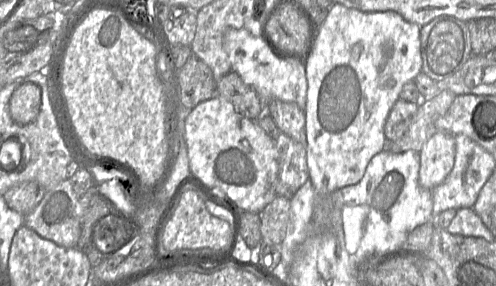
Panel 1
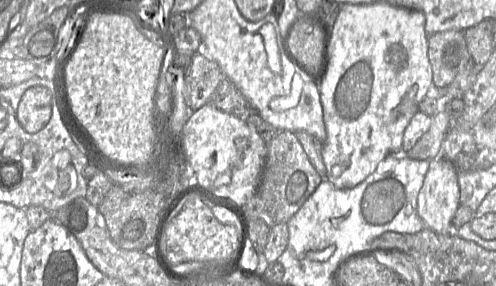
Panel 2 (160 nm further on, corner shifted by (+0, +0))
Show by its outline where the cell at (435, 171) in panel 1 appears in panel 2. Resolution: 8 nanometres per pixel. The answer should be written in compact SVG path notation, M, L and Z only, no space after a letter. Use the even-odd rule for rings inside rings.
M441 156L430 160L417 198L417 212L425 228L441 234L455 233L452 220L459 206L460 188L454 164Z

